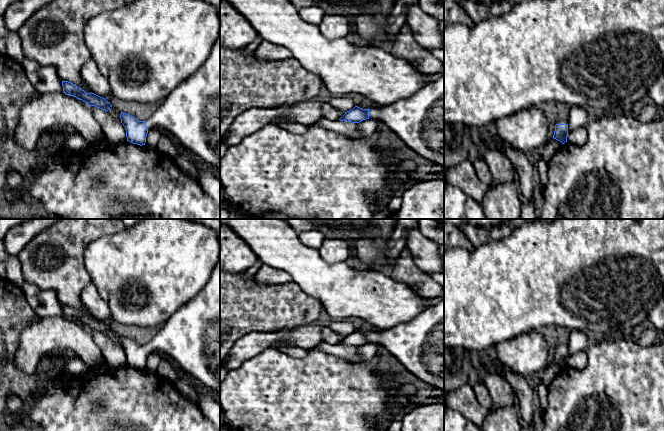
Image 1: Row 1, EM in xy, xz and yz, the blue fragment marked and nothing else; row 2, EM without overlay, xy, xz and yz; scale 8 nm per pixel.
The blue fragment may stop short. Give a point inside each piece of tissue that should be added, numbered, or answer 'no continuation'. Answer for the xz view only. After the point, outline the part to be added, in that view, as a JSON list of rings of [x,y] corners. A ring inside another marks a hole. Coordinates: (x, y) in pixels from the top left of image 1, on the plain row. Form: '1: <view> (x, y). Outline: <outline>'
1: xz (418, 344). Outline: [[[444,297],[406,323],[389,330],[370,332],[369,342],[385,347],[420,380],[444,390]]]

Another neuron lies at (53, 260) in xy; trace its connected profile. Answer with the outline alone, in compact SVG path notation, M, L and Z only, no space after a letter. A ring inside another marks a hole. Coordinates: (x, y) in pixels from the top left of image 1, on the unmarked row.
M58 219L32 238L17 255L22 265L25 281L43 290L53 290L62 305L71 306L86 317L91 317L92 315L83 307L83 303L80 300L81 291L92 283L84 263L85 250L91 241L105 235L121 232L125 228L121 219Z

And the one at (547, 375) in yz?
M551 362L539 373L541 381L548 387L563 368Z

